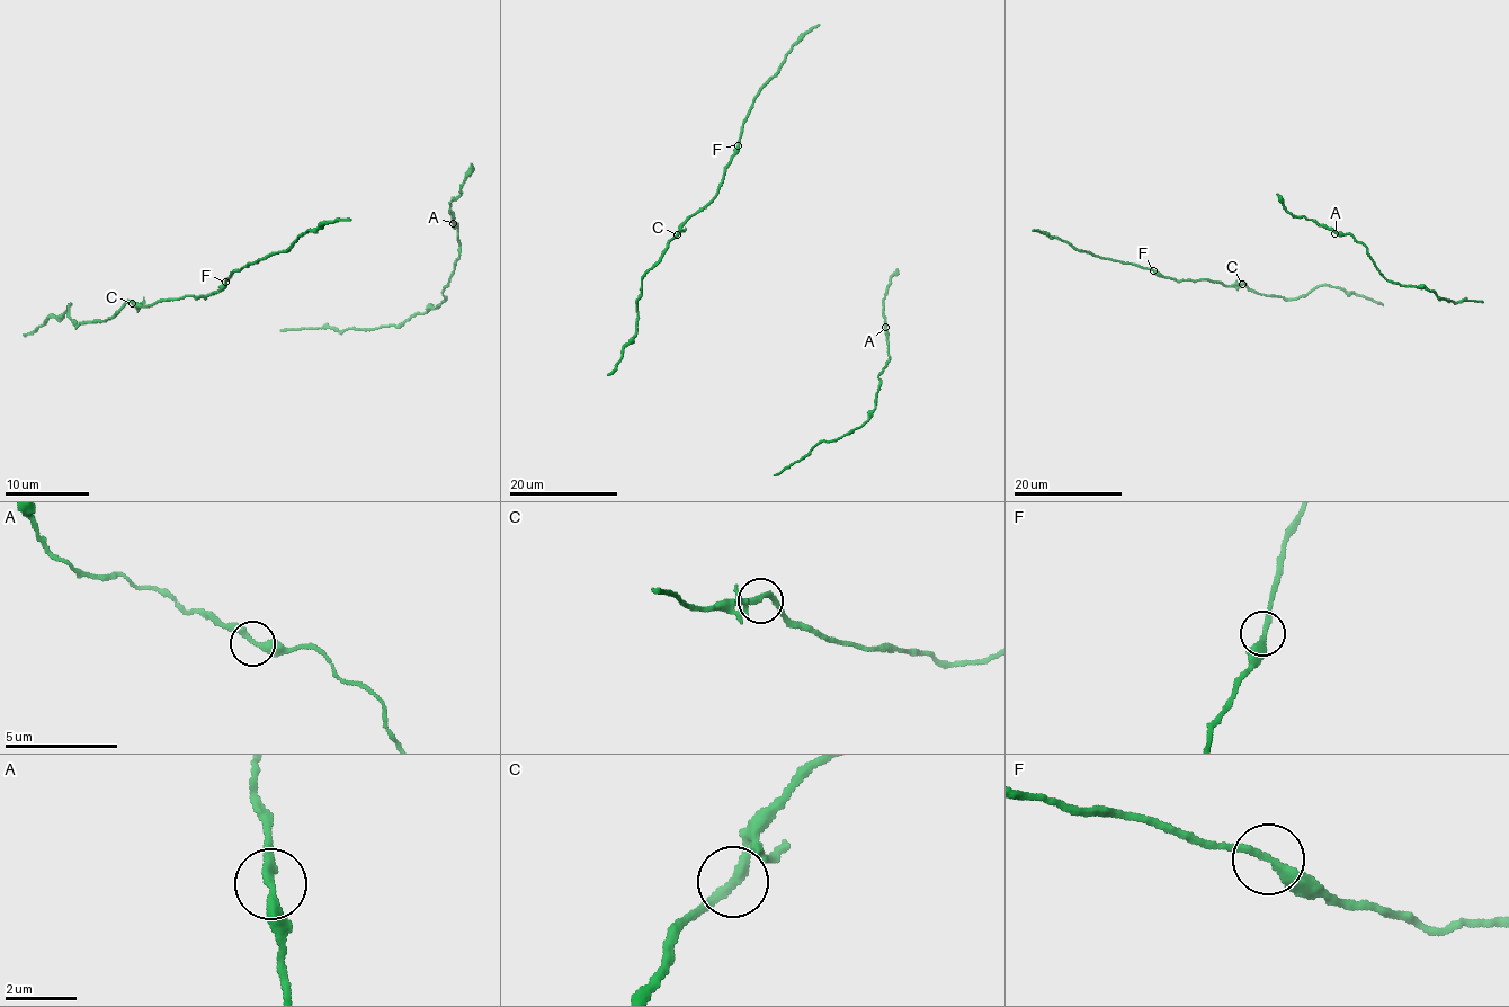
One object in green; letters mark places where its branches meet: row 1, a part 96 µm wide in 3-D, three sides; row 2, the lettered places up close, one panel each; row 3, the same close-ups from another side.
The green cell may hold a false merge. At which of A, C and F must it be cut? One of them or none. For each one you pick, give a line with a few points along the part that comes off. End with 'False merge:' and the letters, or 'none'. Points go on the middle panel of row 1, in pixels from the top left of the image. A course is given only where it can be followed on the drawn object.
F: Course of the part to remove: (738, 145), (743, 119), (755, 96), (777, 71), (792, 46), (819, 25)
False merge: F

